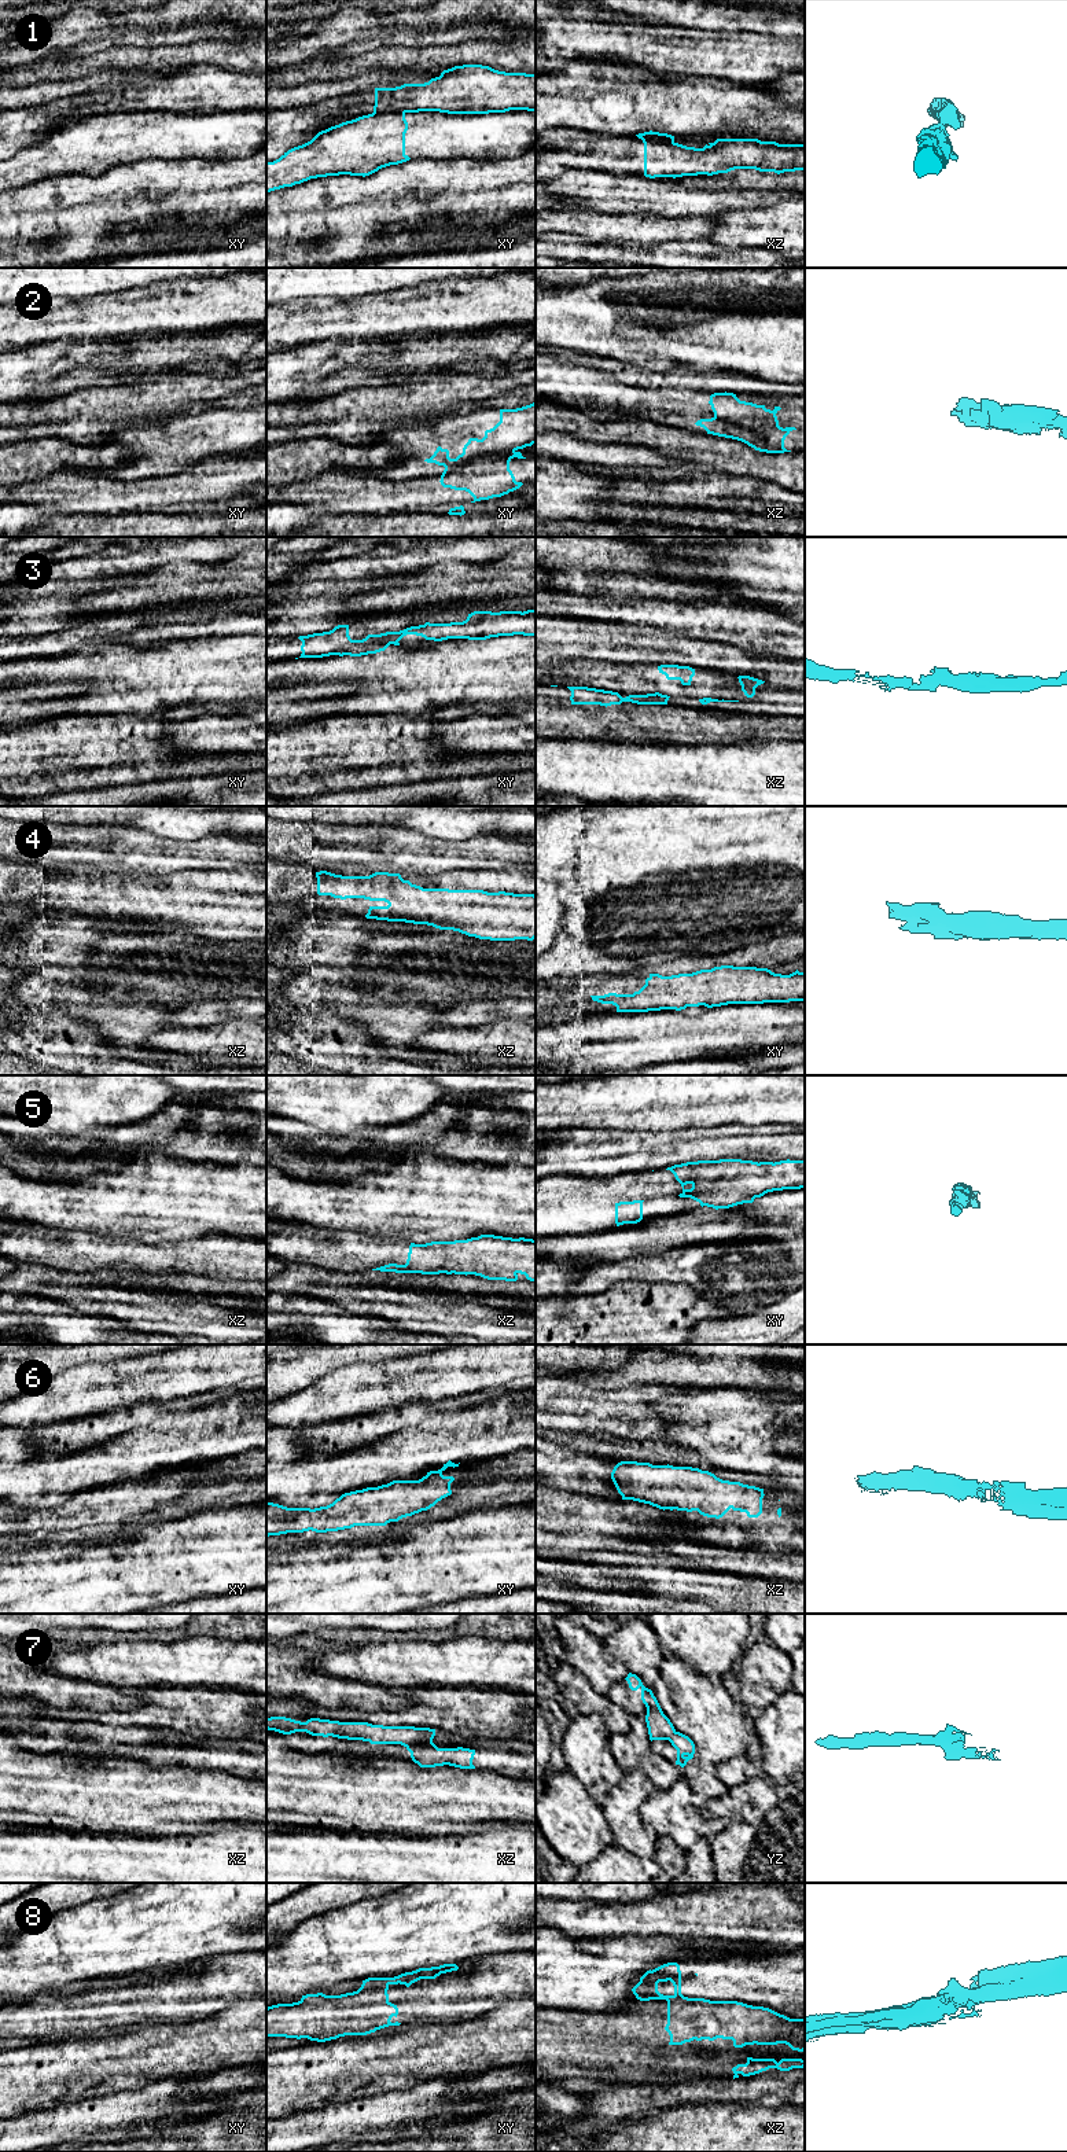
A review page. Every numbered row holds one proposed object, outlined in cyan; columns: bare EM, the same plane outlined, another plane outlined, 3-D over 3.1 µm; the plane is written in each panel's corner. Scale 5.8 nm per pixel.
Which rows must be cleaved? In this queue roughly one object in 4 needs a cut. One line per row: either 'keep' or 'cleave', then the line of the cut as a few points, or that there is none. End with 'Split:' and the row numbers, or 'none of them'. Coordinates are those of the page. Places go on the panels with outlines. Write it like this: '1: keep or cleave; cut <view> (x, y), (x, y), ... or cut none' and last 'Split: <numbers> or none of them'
1: cleave; cut xy (374, 111), (404, 113)
2: cleave; cut xy (514, 451), (475, 456), (442, 474)
3: cleave; cut xy (365, 637), (397, 642)
4: keep; cut none
5: keep; cut none
6: keep; cut none
7: cleave; cut xz (407, 1746), (437, 1748)
8: cleave; cut xz (683, 1996), (670, 1996), (666, 2000)
Split: 1, 2, 3, 7, 8

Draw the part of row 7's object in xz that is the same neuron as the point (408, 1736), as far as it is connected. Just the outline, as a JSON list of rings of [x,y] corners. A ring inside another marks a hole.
[[[286,1717],[266,1718],[266,1729],[283,1735],[306,1732],[312,1736],[338,1737],[347,1740],[363,1740],[371,1744],[401,1744],[413,1748],[438,1748],[433,1739],[435,1729],[415,1726],[383,1726],[368,1722],[339,1722],[310,1718],[306,1722]]]

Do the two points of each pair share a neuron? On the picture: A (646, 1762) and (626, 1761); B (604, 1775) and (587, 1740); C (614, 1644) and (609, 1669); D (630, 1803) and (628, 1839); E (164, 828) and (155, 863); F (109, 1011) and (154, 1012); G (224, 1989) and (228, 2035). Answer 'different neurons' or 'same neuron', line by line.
A: same neuron
B: same neuron
C: different neurons
D: same neuron
E: different neurons
F: same neuron
G: different neurons

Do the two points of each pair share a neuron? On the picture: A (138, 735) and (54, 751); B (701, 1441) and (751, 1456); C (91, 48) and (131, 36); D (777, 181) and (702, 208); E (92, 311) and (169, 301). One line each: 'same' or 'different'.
A: same
B: same
C: same
D: different
E: same

